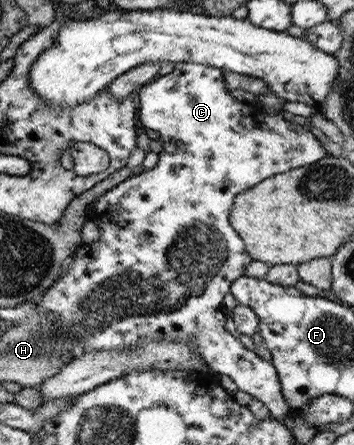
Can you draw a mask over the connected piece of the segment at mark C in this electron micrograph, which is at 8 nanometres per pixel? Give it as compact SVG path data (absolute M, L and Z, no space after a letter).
M182 62L175 63L172 70L165 75L159 76L154 81L150 80L145 83L138 91L138 121L141 127L152 129L159 135L159 141L162 143L162 149L157 153L158 159L156 165L150 169L142 171L138 175L124 179L122 183L118 183L114 188L104 191L89 205L88 220L93 227L98 227L99 238L88 244L83 244L77 248L75 253L66 260L66 268L68 271L60 280L54 282L45 293L40 297L35 308L35 313L39 316L46 316L51 325L45 328L41 333L41 338L48 336L51 340L58 340L61 343L59 350L61 354L66 352L74 357L88 354L93 351L102 350L125 350L131 348L138 340L146 339L163 339L163 342L176 340L182 344L188 344L202 358L202 361L215 374L222 374L229 378L238 391L247 393L256 401L264 404L270 413L270 417L280 420L282 416L290 413L282 395L280 395L280 387L277 373L274 366L266 360L262 360L253 351L242 345L238 336L231 334L223 326L227 313L222 307L222 298L229 292L230 283L237 277L240 277L250 263L250 256L244 251L242 239L234 231L229 224L229 213L233 204L234 196L250 187L254 187L256 183L260 183L263 179L272 177L273 175L308 165L322 159L325 156L323 147L319 141L312 136L312 133L298 124L290 123L282 118L282 114L271 115L263 113L256 105L243 104L235 100L228 94L228 87L224 85L222 72L215 67L208 67L199 63Z

